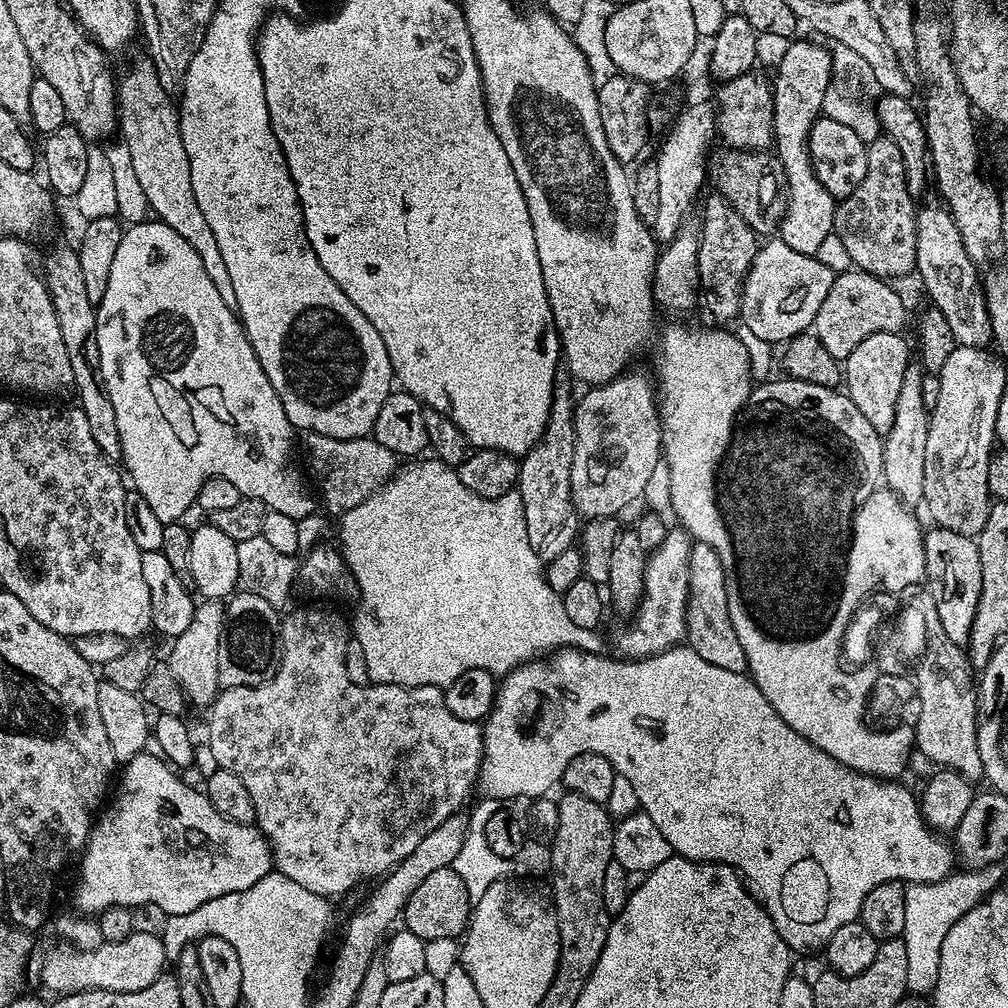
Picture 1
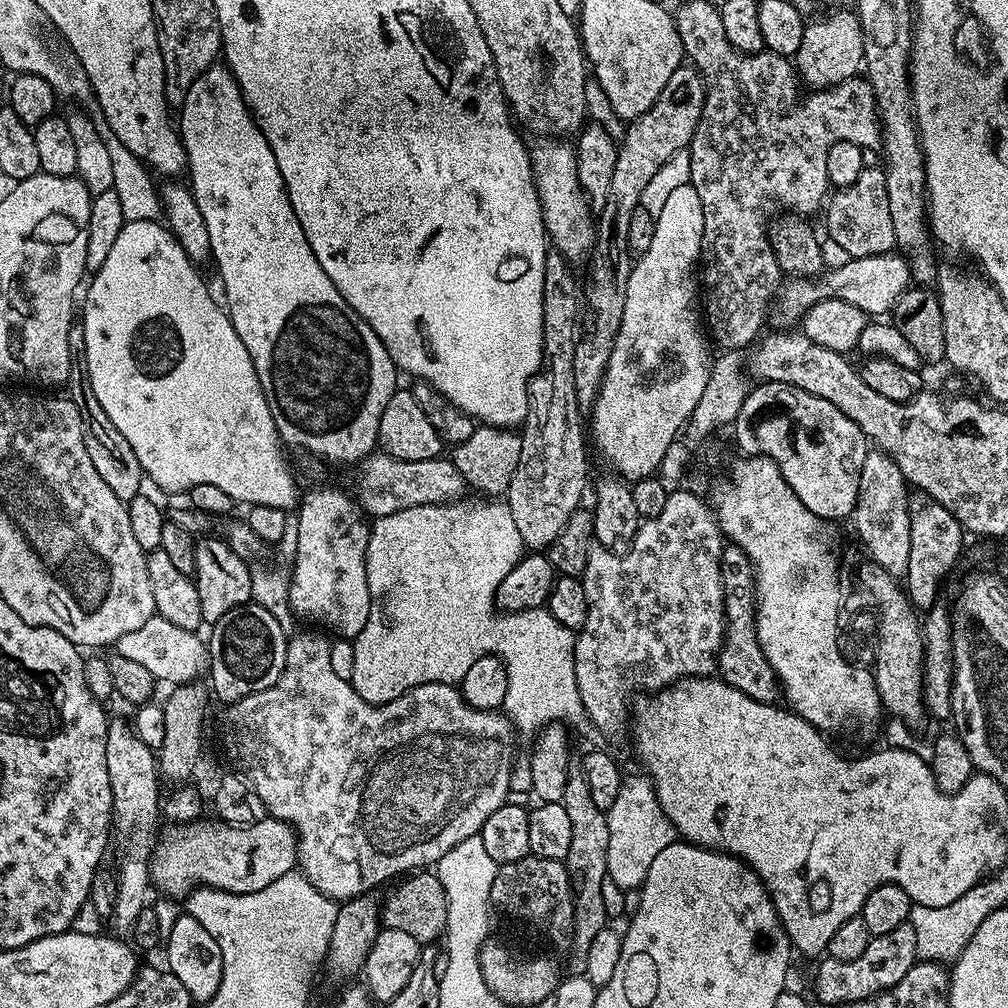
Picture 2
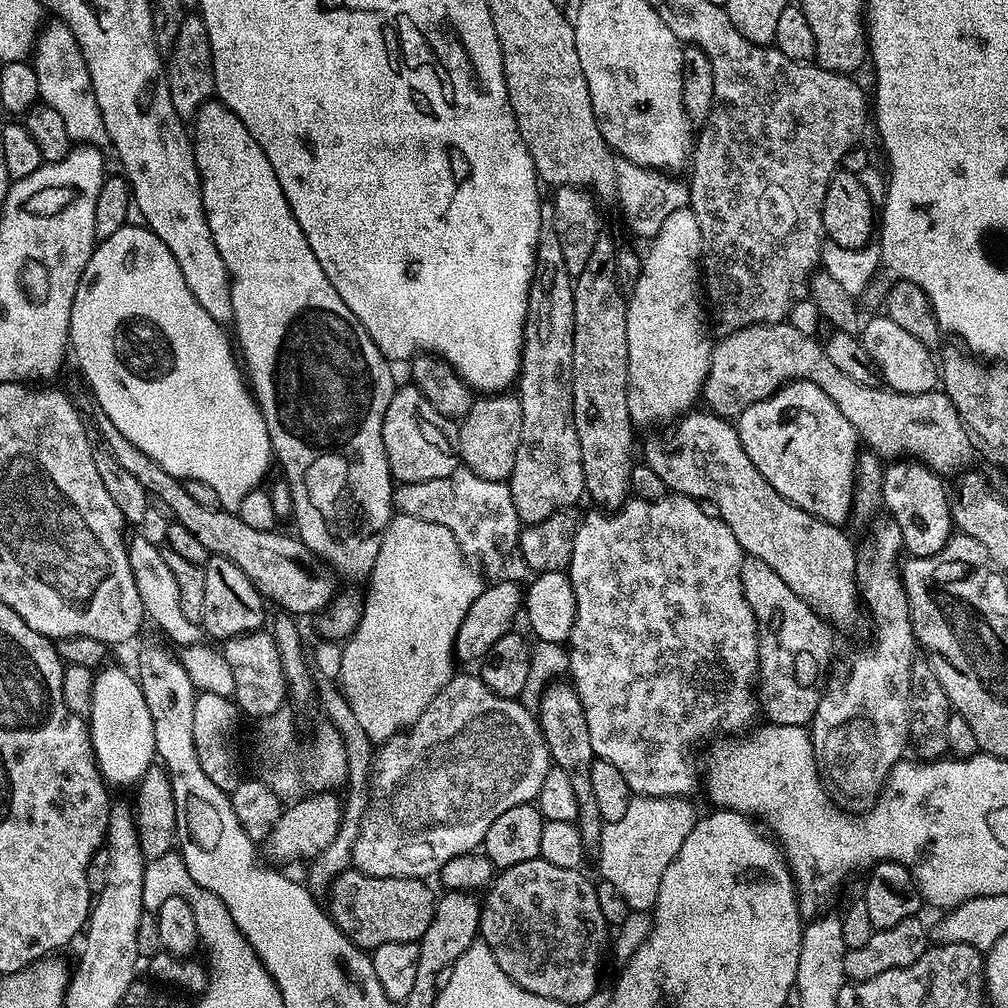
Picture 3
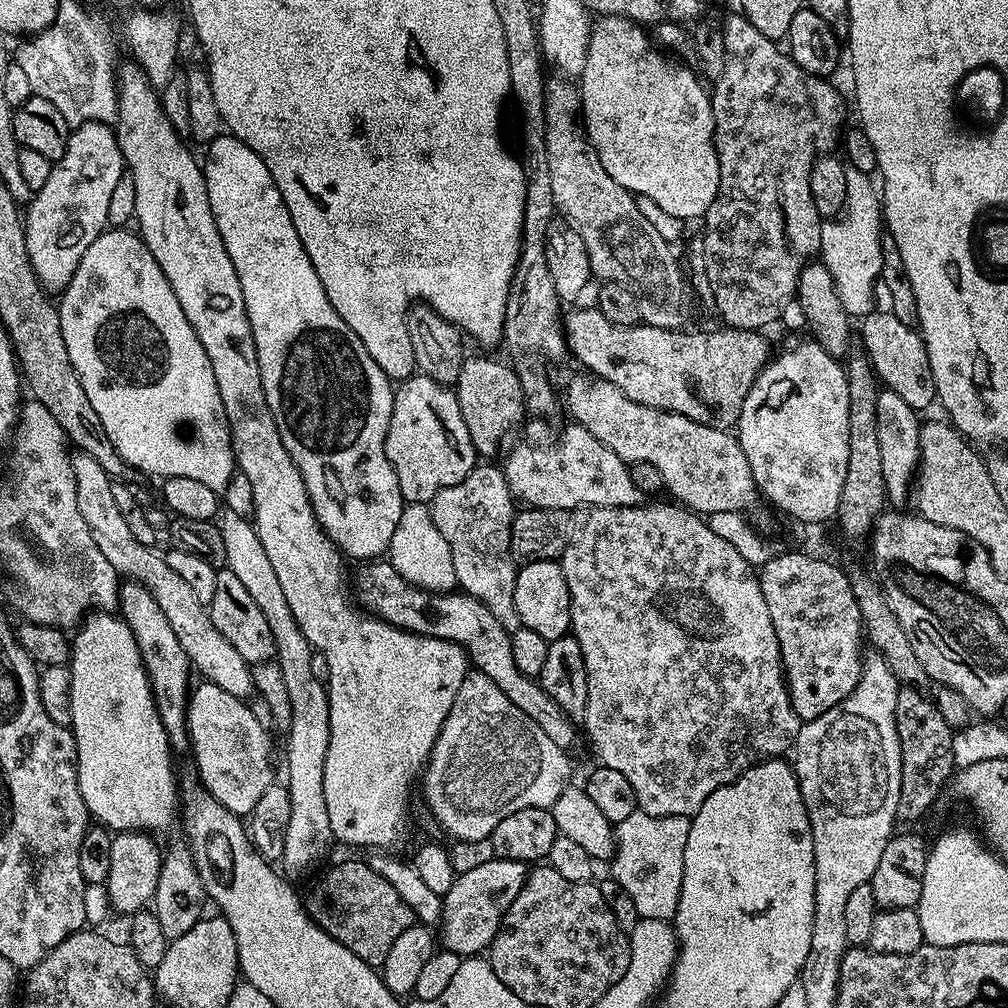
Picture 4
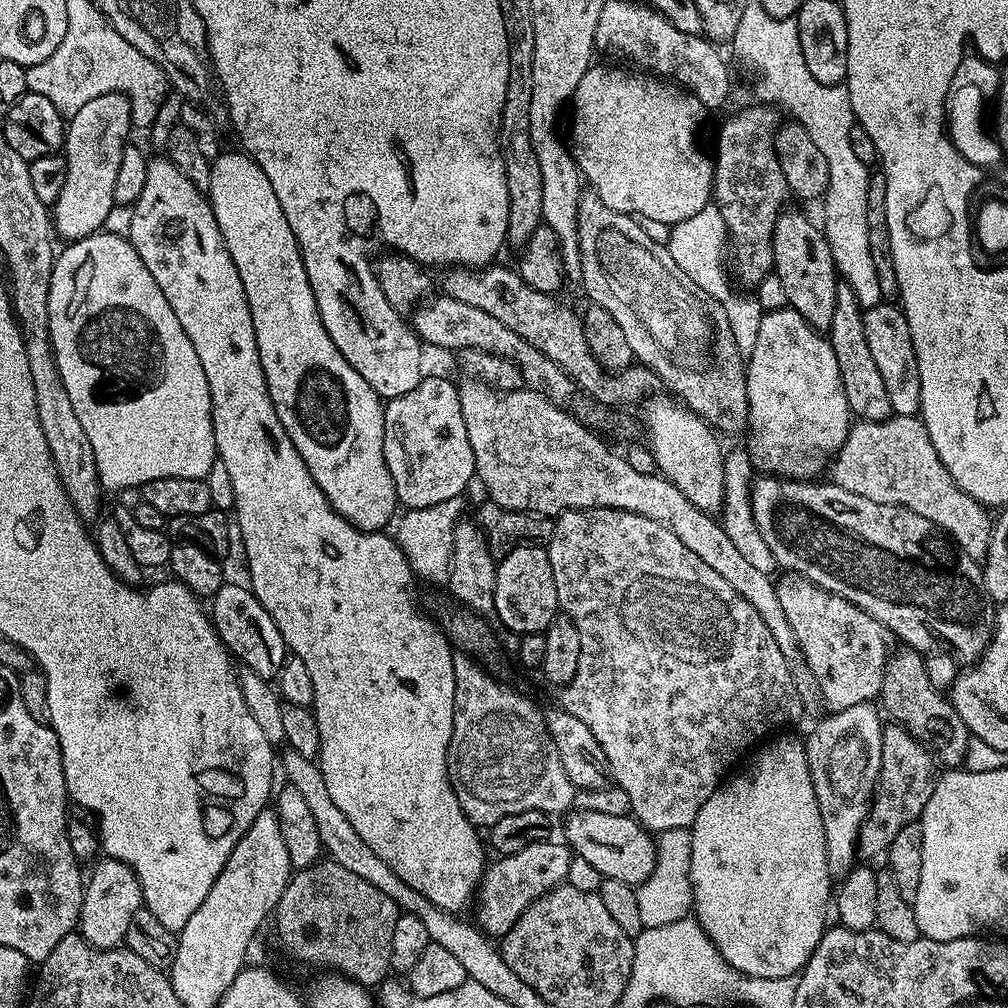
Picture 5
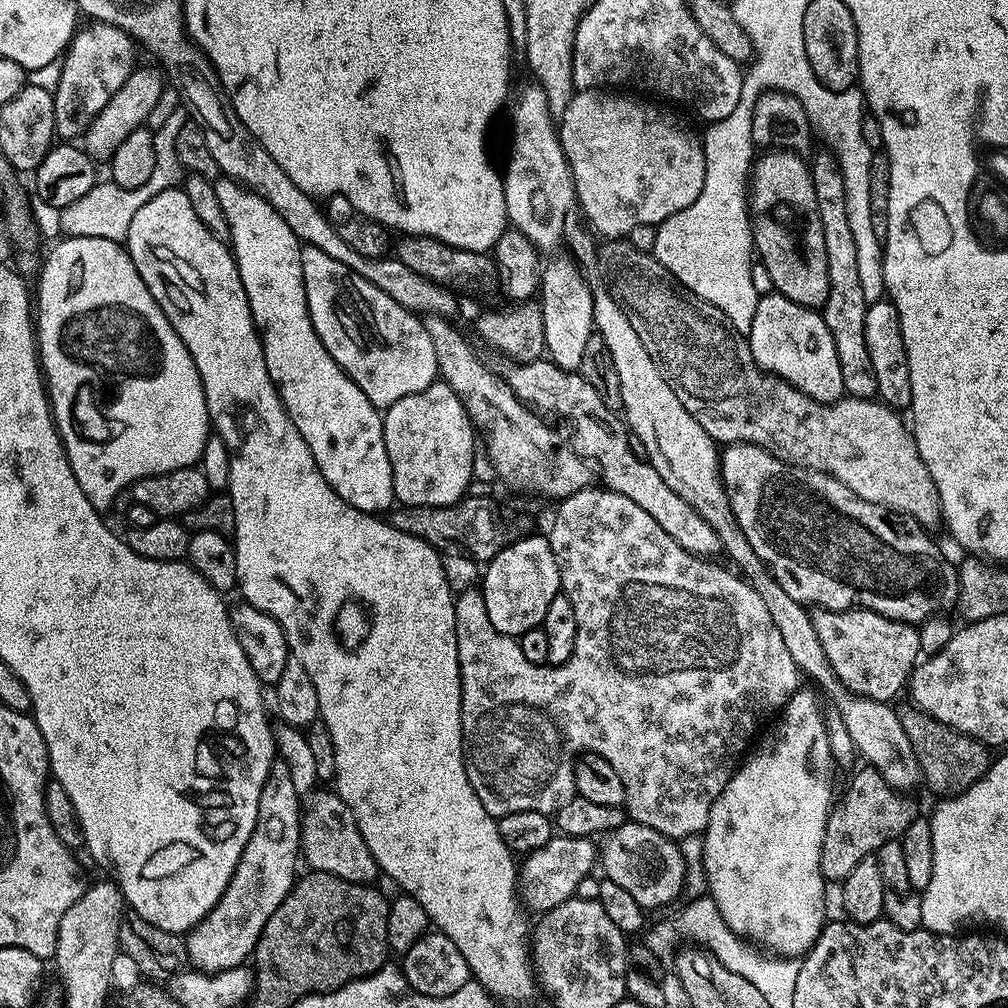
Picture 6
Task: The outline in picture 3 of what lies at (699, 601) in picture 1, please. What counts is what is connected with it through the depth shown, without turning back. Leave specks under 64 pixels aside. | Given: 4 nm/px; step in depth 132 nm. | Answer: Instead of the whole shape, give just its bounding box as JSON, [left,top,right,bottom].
[740,555,833,729]

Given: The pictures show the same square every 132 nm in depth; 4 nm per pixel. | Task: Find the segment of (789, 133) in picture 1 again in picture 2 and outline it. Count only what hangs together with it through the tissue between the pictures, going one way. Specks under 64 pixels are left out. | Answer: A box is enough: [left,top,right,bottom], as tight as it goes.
[794,11,864,89]

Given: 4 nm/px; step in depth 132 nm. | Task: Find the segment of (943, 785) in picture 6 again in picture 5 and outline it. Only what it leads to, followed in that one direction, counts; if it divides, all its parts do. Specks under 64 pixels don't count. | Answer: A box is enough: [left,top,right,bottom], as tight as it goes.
[878,646,972,767]

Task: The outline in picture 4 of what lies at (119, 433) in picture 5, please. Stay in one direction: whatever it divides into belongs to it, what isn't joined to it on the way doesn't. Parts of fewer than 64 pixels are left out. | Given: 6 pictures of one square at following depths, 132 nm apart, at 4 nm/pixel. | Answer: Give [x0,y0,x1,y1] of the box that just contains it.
[58,230,237,494]

